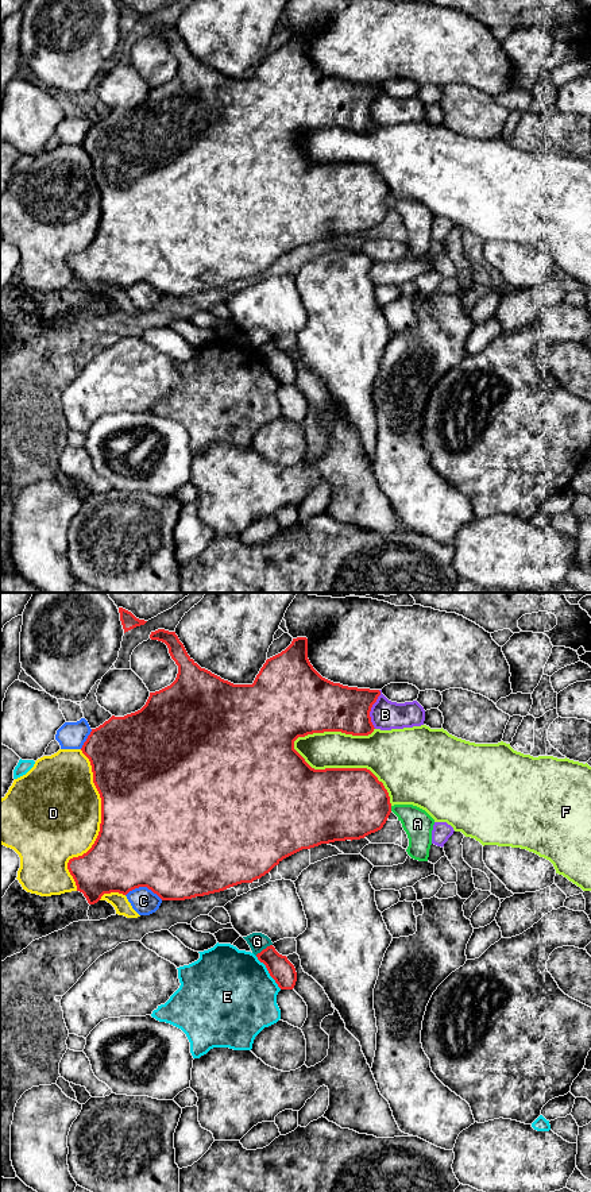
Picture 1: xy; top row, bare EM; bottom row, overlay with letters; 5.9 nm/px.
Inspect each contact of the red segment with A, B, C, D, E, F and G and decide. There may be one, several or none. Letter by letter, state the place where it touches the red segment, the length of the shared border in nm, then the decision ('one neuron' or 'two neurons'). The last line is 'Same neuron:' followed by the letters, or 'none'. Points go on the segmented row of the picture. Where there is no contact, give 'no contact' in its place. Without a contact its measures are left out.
A: xy (390, 809) | 30 nm | two neurons
B: xy (370, 709) | 240 nm | two neurons
C: xy (145, 886) | 220 nm | two neurons
D: xy (100, 824) | 850 nm | two neurons
E: xy (269, 972) | 260 nm | two neurons
F: xy (346, 768) | 700 nm | two neurons
G: xy (263, 949) | 120 nm | two neurons
Same neuron: none

